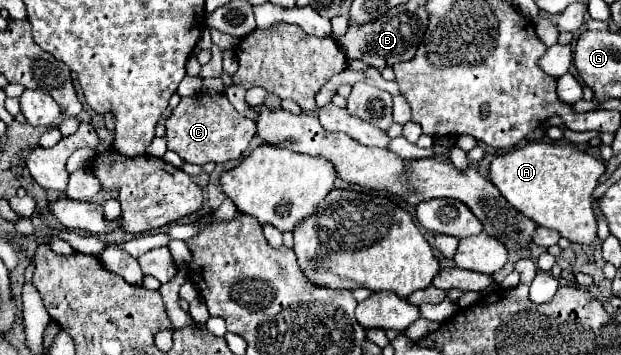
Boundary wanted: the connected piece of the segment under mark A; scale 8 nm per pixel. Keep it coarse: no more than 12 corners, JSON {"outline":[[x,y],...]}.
{"outline":[[575,144],[491,162],[503,198],[537,226],[593,244],[605,164]]}

